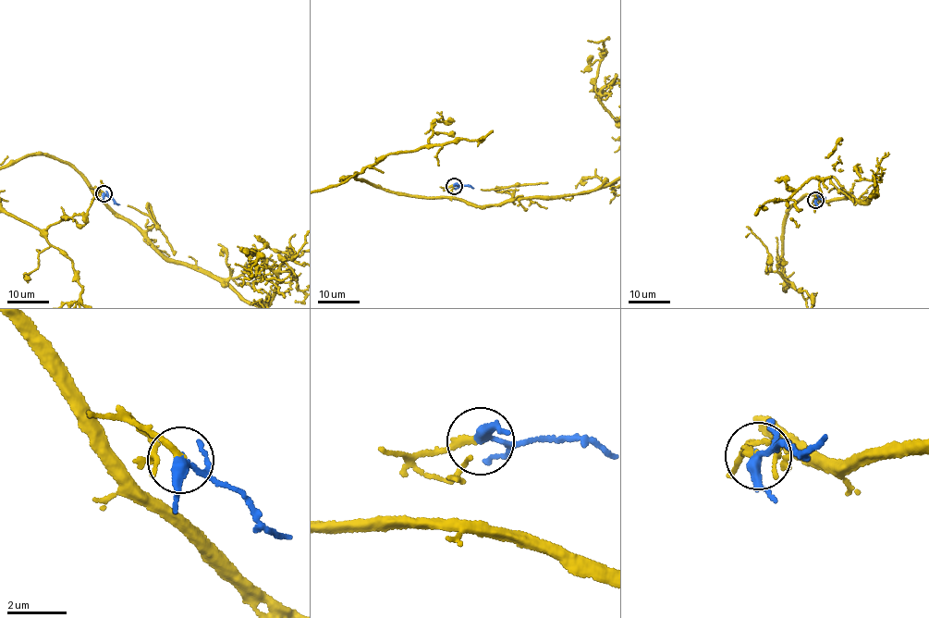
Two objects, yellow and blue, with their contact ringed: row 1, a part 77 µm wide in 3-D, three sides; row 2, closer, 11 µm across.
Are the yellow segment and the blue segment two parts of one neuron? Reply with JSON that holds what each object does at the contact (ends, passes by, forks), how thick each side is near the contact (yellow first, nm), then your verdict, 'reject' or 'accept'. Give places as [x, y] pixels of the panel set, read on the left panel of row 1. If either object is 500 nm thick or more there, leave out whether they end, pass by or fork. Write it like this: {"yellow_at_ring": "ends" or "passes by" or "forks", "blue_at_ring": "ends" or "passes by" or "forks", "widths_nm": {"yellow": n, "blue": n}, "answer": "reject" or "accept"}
{"yellow_at_ring": "ends", "blue_at_ring": "forks", "widths_nm": {"yellow": 240, "blue": 240}, "answer": "accept"}

